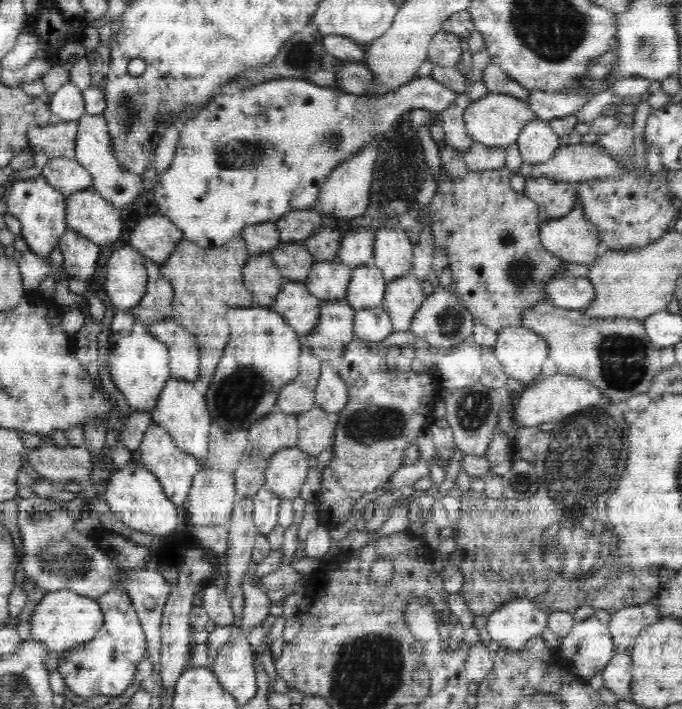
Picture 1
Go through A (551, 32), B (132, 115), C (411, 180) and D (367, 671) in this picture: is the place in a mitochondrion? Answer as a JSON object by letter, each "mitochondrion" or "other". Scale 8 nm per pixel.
{"A":"mitochondrion","B":"mitochondrion","C":"mitochondrion","D":"mitochondrion"}

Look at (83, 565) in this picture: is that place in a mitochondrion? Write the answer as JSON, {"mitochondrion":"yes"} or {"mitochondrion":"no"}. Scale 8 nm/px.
{"mitochondrion":"yes"}

